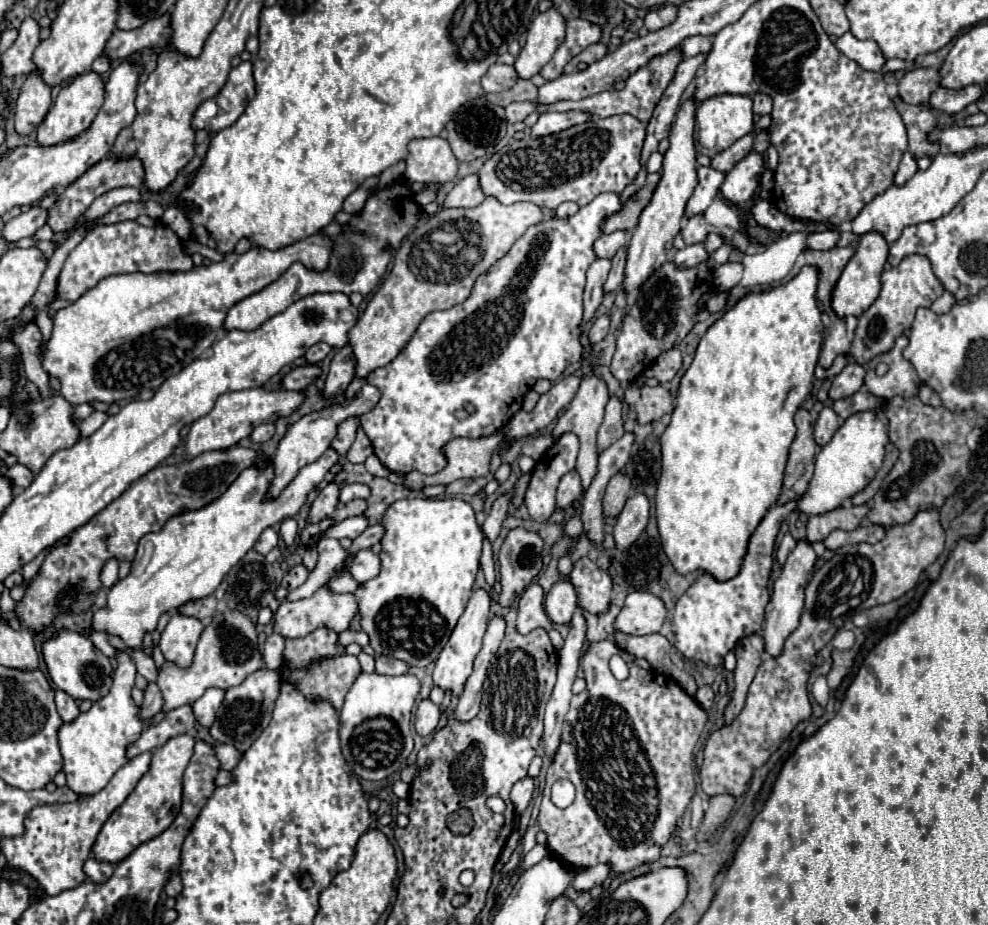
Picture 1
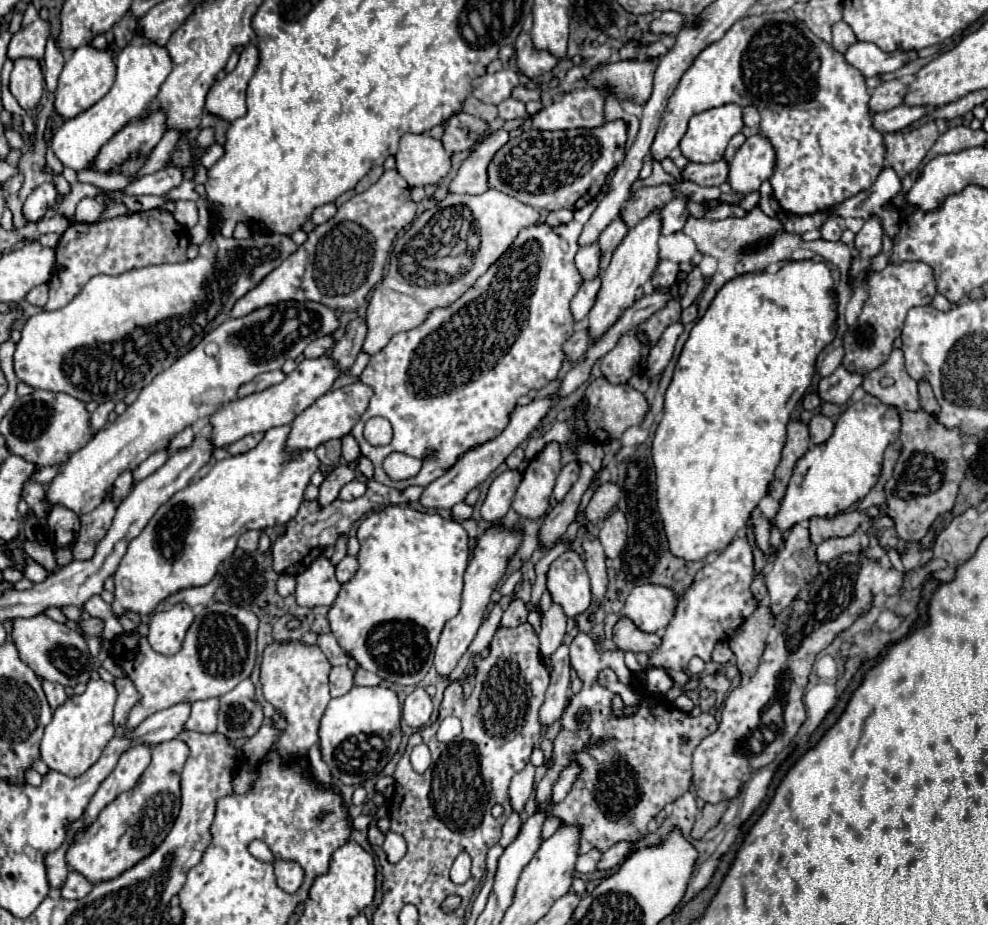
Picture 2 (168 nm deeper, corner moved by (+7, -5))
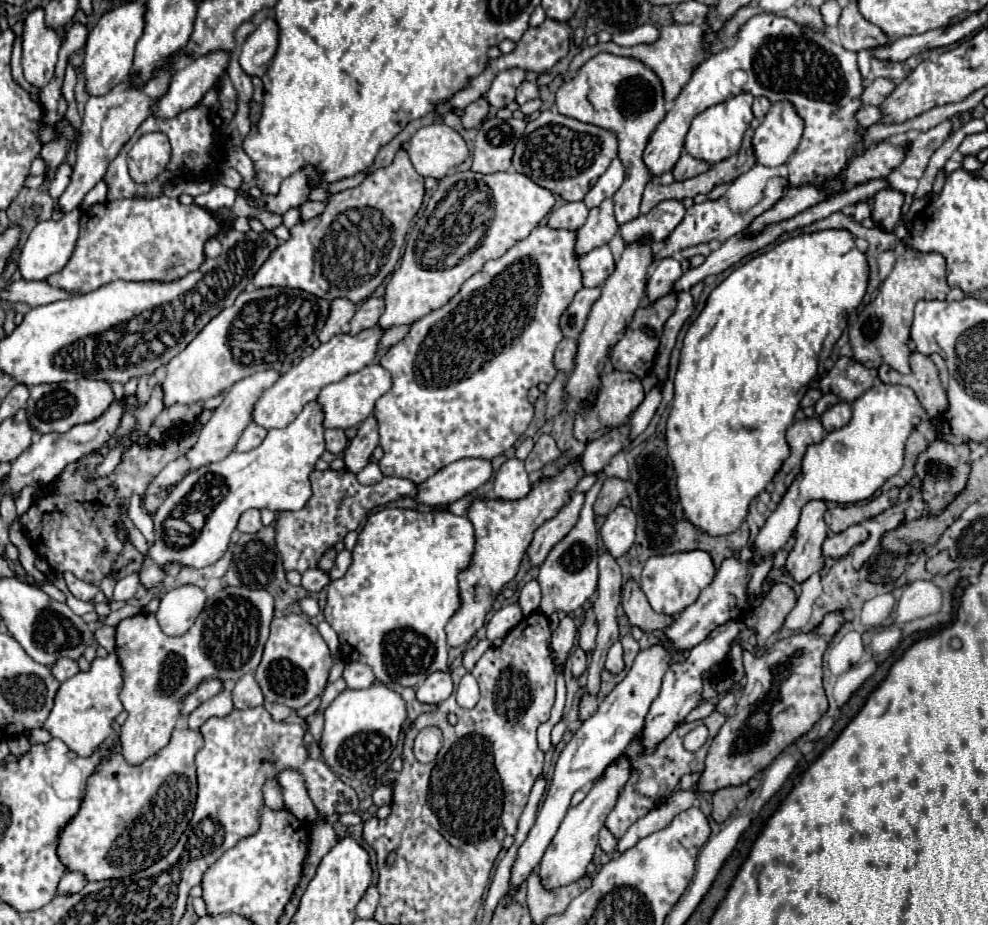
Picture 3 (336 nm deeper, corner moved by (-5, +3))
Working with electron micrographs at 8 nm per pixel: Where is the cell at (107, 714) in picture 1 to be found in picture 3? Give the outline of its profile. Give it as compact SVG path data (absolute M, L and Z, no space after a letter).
M116 652L106 658L94 658L90 670L78 672L70 680L64 680L56 692L54 708L46 718L44 728L58 740L62 740L78 756L92 756L92 752L102 744L110 732L114 718L124 710L118 698L122 688L122 670Z

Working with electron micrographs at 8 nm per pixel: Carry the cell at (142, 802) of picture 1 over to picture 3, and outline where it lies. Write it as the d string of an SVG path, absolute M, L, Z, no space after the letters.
M176 728L166 748L158 750L154 756L138 766L126 764L118 742L114 742L112 748L114 752L110 752L110 756L102 760L102 764L98 764L94 776L90 776L90 780L86 782L82 808L76 812L70 824L62 828L62 836L58 836L58 858L62 860L64 868L72 872L82 872L86 880L126 878L162 860L176 846L182 832L186 830L196 802L194 756L202 748L200 732L190 728Z

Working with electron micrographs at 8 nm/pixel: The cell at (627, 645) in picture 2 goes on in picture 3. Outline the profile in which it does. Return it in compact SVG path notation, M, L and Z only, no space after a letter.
M626 580L622 586L622 608L632 626L640 626L644 632L652 632L656 628L668 628L670 616L658 614L650 608L644 592L640 590L638 582Z

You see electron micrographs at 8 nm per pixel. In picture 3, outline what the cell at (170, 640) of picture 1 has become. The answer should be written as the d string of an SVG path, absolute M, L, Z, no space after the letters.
M184 584L166 592L156 612L156 620L162 632L168 636L182 636L194 624L196 616L202 612L204 602L204 590L194 584Z

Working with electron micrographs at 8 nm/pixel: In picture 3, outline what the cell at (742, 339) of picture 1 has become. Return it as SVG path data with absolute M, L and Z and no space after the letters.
M830 228L830 230L822 230L822 232L812 232L812 234L798 234L794 238L788 238L784 242L776 244L768 252L758 254L758 256L750 258L746 264L742 264L740 268L736 268L724 282L720 282L712 290L712 294L706 300L706 306L702 308L702 312L698 314L698 318L692 322L692 326L688 328L688 332L684 336L684 344L680 350L680 364L678 364L678 372L674 378L674 390L676 390L674 404L672 404L672 410L668 416L668 426L666 426L666 444L668 444L668 454L674 462L674 470L678 476L676 486L678 486L680 502L682 502L686 520L690 520L694 526L702 528L704 532L708 532L712 536L730 534L740 528L740 524L744 522L744 518L748 514L748 506L750 506L752 498L768 488L774 474L778 472L778 468L790 454L788 444L786 444L786 430L794 420L794 414L800 406L804 392L808 390L808 382L818 372L818 354L820 354L824 342L830 340L830 348L834 346L834 342L840 338L842 330L846 328L846 316L862 302L862 298L866 294L866 286L868 286L866 254L856 248L852 232L846 232L844 228L838 228L838 230Z

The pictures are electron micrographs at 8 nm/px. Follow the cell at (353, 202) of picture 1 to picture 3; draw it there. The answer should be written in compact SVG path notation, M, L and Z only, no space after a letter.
M304 202L300 206L300 218L302 220L310 220L310 218L322 214L322 210L324 210L324 204L322 202Z

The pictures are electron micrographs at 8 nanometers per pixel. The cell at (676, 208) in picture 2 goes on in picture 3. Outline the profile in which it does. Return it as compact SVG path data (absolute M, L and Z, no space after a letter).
M666 200L654 206L648 214L640 214L638 218L620 226L620 236L624 244L632 244L634 240L642 240L642 236L650 236L650 240L658 242L668 238L668 234L682 222L686 208L676 200Z

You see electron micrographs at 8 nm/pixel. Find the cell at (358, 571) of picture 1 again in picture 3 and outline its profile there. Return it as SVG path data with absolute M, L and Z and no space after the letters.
M342 550L338 556L336 556L336 560L334 560L334 566L332 566L332 570L330 570L330 580L338 580L338 578L342 578L344 574L346 574L346 570L350 568L350 564L352 564L352 554L348 552L348 550Z

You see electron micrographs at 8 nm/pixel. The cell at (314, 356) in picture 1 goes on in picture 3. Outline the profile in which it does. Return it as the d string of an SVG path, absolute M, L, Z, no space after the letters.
M338 298L330 302L330 316L326 320L326 326L322 328L318 340L320 342L328 342L332 336L348 332L350 330L350 320L356 312L356 304L346 300L346 298Z

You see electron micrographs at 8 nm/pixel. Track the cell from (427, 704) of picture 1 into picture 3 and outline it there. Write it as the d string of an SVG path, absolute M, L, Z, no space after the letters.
M434 672L430 674L422 686L416 690L416 698L426 704L438 704L452 694L452 678L450 672Z

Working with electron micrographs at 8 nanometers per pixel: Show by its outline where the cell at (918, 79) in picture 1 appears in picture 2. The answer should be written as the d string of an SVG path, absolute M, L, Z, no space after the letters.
M890 80L890 82L882 82L872 98L870 98L870 110L872 112L886 112L890 108L896 108L904 102L904 96L908 92L908 84L902 80Z

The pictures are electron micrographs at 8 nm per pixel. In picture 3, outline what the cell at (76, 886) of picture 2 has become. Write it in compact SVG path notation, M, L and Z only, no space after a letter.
M66 872L66 876L62 876L62 880L58 882L58 894L62 896L70 896L70 894L76 894L84 888L86 880L82 874L78 872Z

